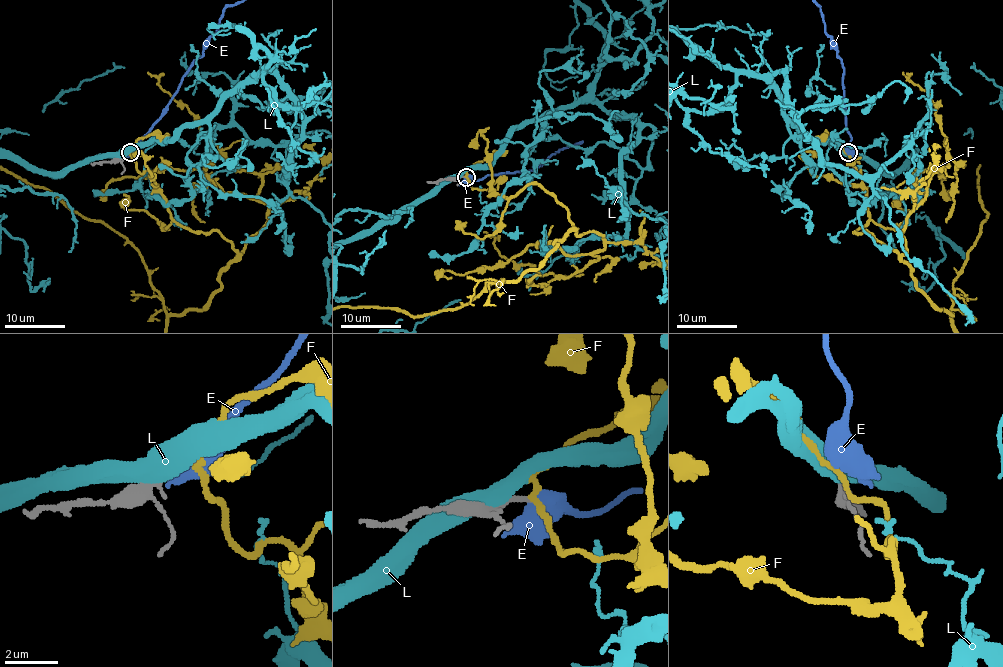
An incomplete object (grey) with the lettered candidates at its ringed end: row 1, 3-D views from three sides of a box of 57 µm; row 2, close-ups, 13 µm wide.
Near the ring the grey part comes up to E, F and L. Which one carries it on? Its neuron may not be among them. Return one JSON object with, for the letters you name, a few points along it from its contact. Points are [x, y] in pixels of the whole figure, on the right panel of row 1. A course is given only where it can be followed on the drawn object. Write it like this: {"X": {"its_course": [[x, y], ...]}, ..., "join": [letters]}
{"join": []}

